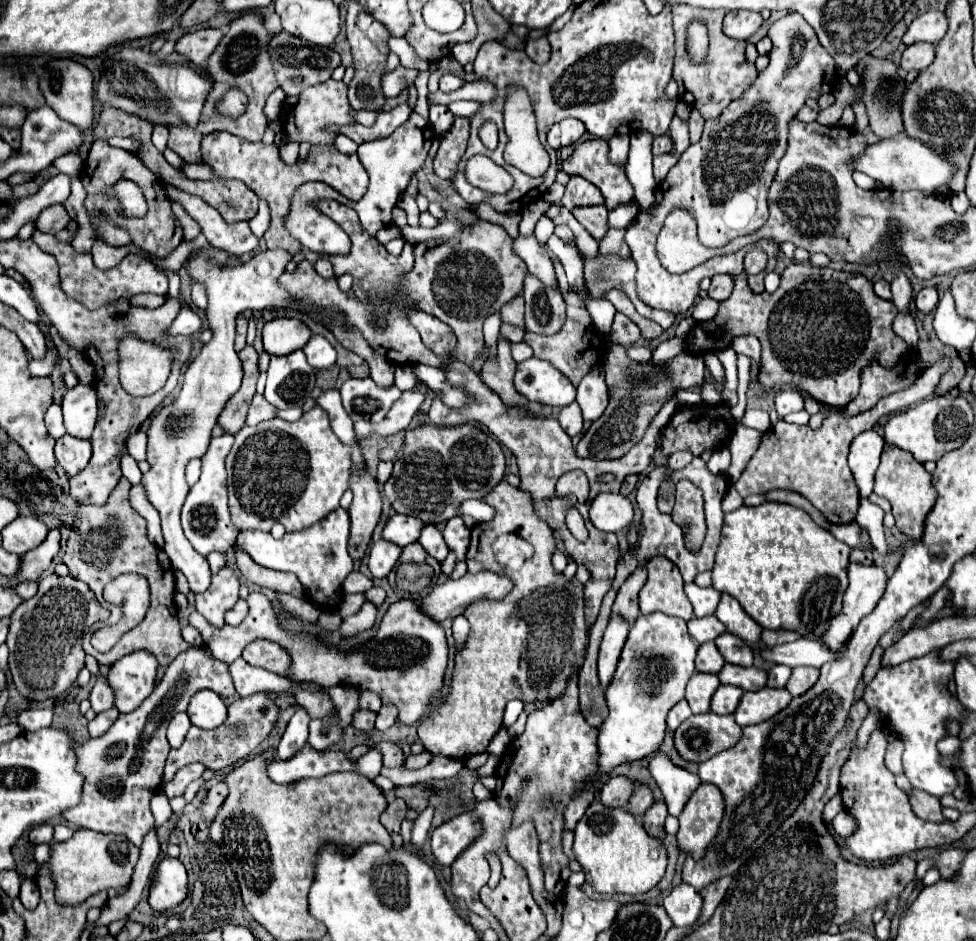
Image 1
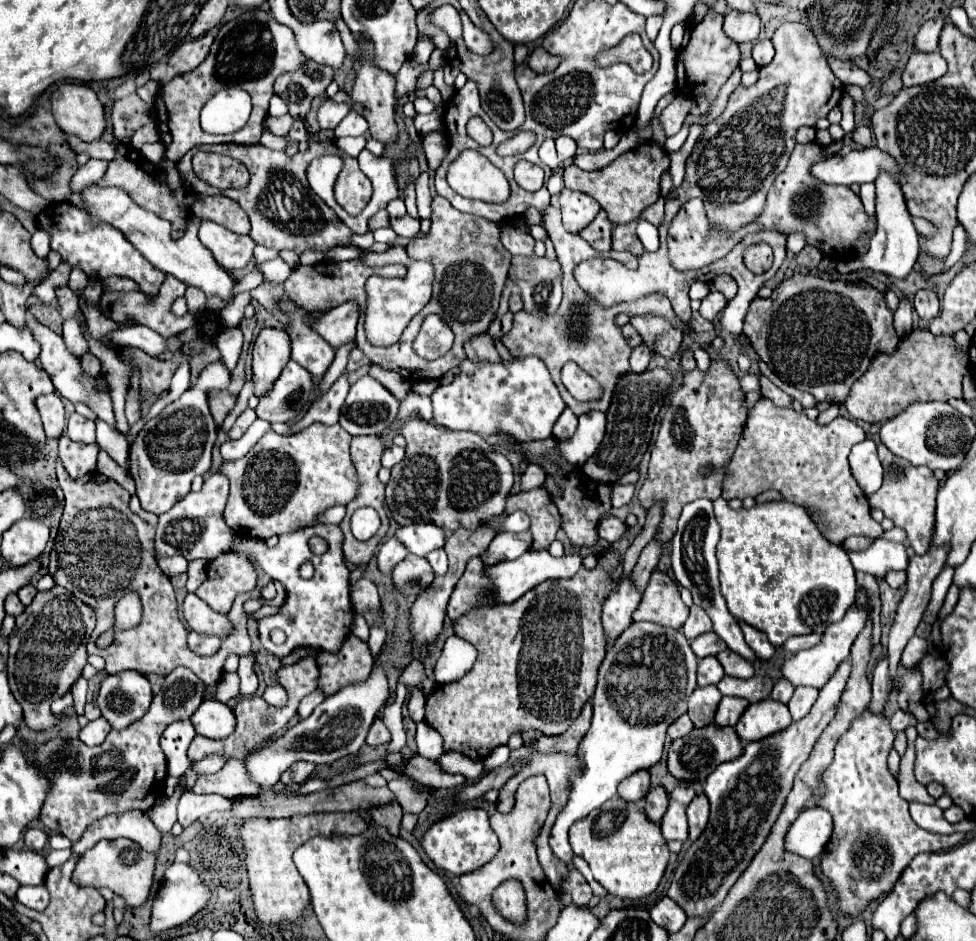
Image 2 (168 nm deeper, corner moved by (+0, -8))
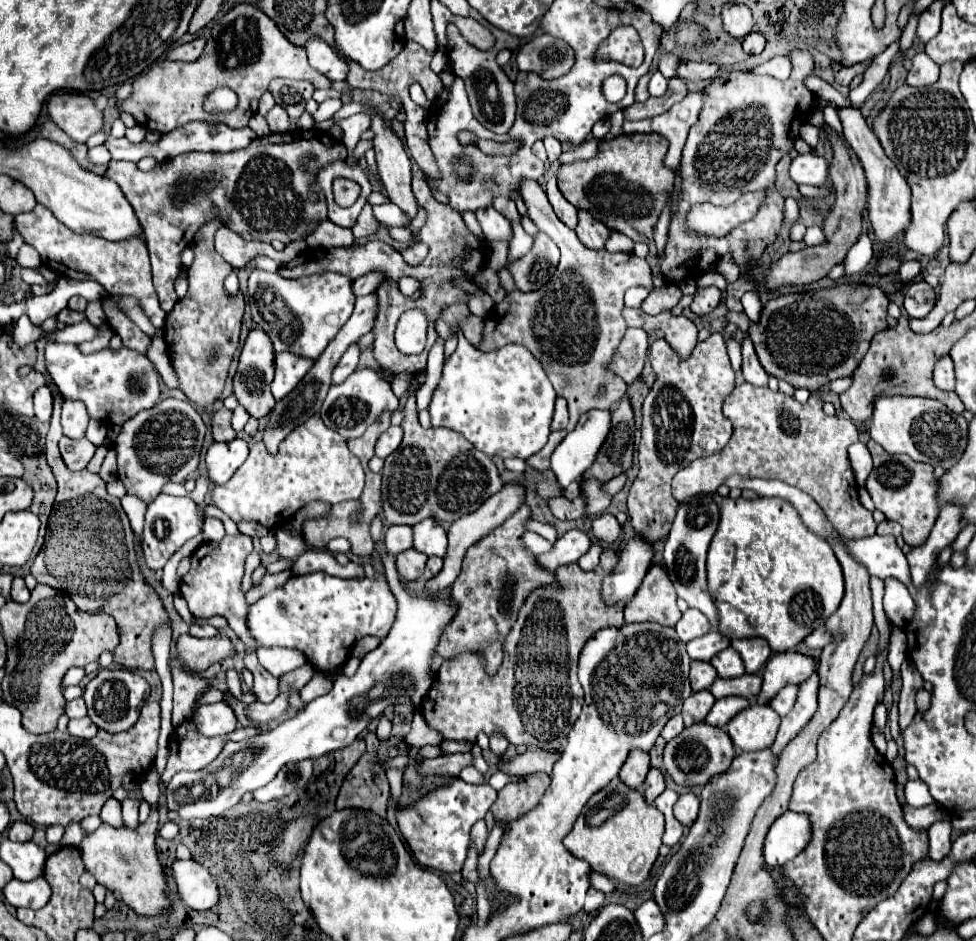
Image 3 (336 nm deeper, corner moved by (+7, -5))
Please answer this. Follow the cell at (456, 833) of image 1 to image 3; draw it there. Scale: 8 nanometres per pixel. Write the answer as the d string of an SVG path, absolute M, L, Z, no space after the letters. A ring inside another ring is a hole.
M453 781L447 787L439 787L417 801L413 807L399 807L397 809L397 823L407 839L415 859L429 867L443 873L461 871L469 845L471 845L471 827L475 821L483 819L489 807L495 803L497 791L491 785L469 785L465 781Z

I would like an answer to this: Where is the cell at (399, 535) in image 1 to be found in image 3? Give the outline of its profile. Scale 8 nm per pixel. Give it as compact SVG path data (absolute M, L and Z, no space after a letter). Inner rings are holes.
M425 519L417 525L413 525L413 549L425 555L445 555L447 549L447 533L445 529L433 521Z

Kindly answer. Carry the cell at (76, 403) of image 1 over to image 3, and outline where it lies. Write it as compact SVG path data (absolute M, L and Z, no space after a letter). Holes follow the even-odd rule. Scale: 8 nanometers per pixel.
M65 401L63 411L61 411L61 425L63 425L63 435L69 439L83 439L85 429L87 429L87 409L79 401Z

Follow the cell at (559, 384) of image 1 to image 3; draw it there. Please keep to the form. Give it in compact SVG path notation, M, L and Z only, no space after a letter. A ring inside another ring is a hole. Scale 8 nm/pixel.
M461 335L429 403L431 427L455 429L487 455L527 459L549 439L555 397L541 363L523 345L481 353Z

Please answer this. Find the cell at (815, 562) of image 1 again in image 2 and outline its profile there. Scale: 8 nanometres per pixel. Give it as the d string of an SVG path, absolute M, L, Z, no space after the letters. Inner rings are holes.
M724 498L714 500L714 514L722 526L722 536L716 548L720 566L722 596L736 620L744 620L760 632L766 632L774 646L782 646L790 636L824 632L830 624L842 620L846 610L856 600L856 578L848 556L840 546L832 544L810 520L808 512L788 500L754 504L752 508L732 510Z

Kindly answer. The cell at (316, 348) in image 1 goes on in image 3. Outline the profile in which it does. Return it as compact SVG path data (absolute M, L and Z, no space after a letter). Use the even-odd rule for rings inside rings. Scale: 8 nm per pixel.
M255 269L249 277L249 305L253 321L269 333L275 353L289 351L315 361L351 317L353 303L351 279L341 277L339 273L323 273L289 281L279 273Z

